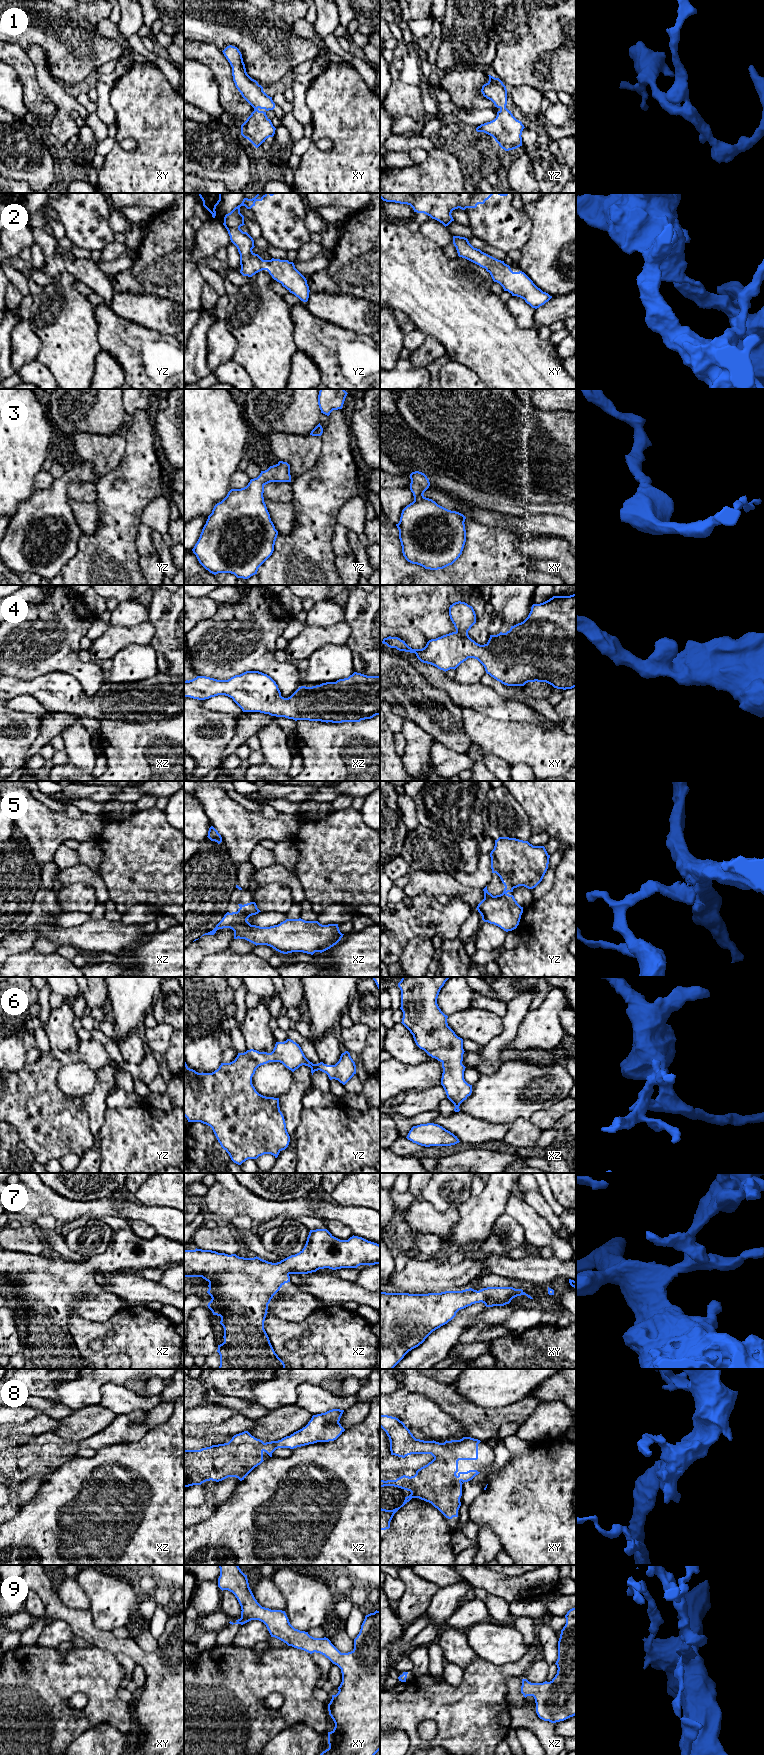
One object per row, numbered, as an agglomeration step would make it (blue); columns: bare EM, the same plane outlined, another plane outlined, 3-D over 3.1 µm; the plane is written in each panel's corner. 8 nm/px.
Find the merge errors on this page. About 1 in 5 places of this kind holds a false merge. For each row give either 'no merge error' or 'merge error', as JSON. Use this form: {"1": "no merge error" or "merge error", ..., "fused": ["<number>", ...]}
{"1": "no merge error", "2": "no merge error", "3": "no merge error", "4": "no merge error", "5": "no merge error", "6": "no merge error", "7": "no merge error", "8": "no merge error", "9": "no merge error", "fused": []}

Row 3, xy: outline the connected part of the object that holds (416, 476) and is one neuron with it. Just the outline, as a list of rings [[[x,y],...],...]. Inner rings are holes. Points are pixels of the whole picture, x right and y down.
[[[419,471],[410,474],[410,490],[414,501],[407,505],[401,513],[400,521],[396,524],[399,539],[405,559],[425,569],[438,570],[452,565],[462,554],[466,542],[466,517],[456,511],[448,510],[438,505],[423,494],[429,488],[427,476]]]

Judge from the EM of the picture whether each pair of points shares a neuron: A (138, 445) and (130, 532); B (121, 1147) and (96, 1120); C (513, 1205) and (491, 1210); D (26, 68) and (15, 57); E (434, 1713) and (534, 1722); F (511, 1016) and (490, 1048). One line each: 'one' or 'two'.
A: one
B: two
C: two
D: one
E: two
F: one

